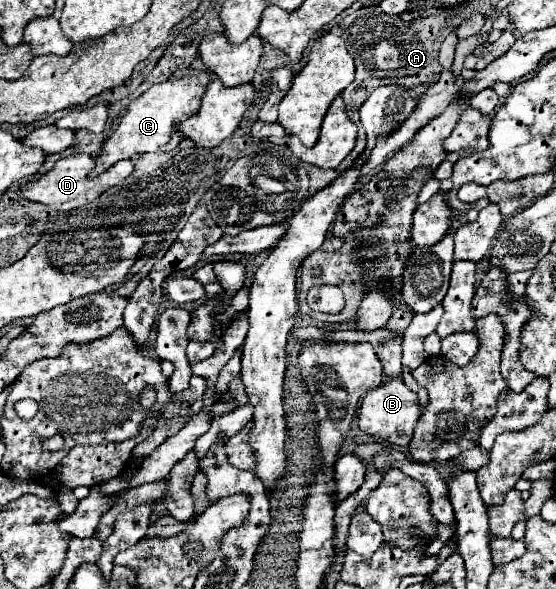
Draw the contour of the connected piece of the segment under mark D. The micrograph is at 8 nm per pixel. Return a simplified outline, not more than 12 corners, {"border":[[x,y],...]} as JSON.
{"border":[[71,154],[21,186],[23,198],[73,210],[133,172],[133,160],[89,178],[93,158]]}

